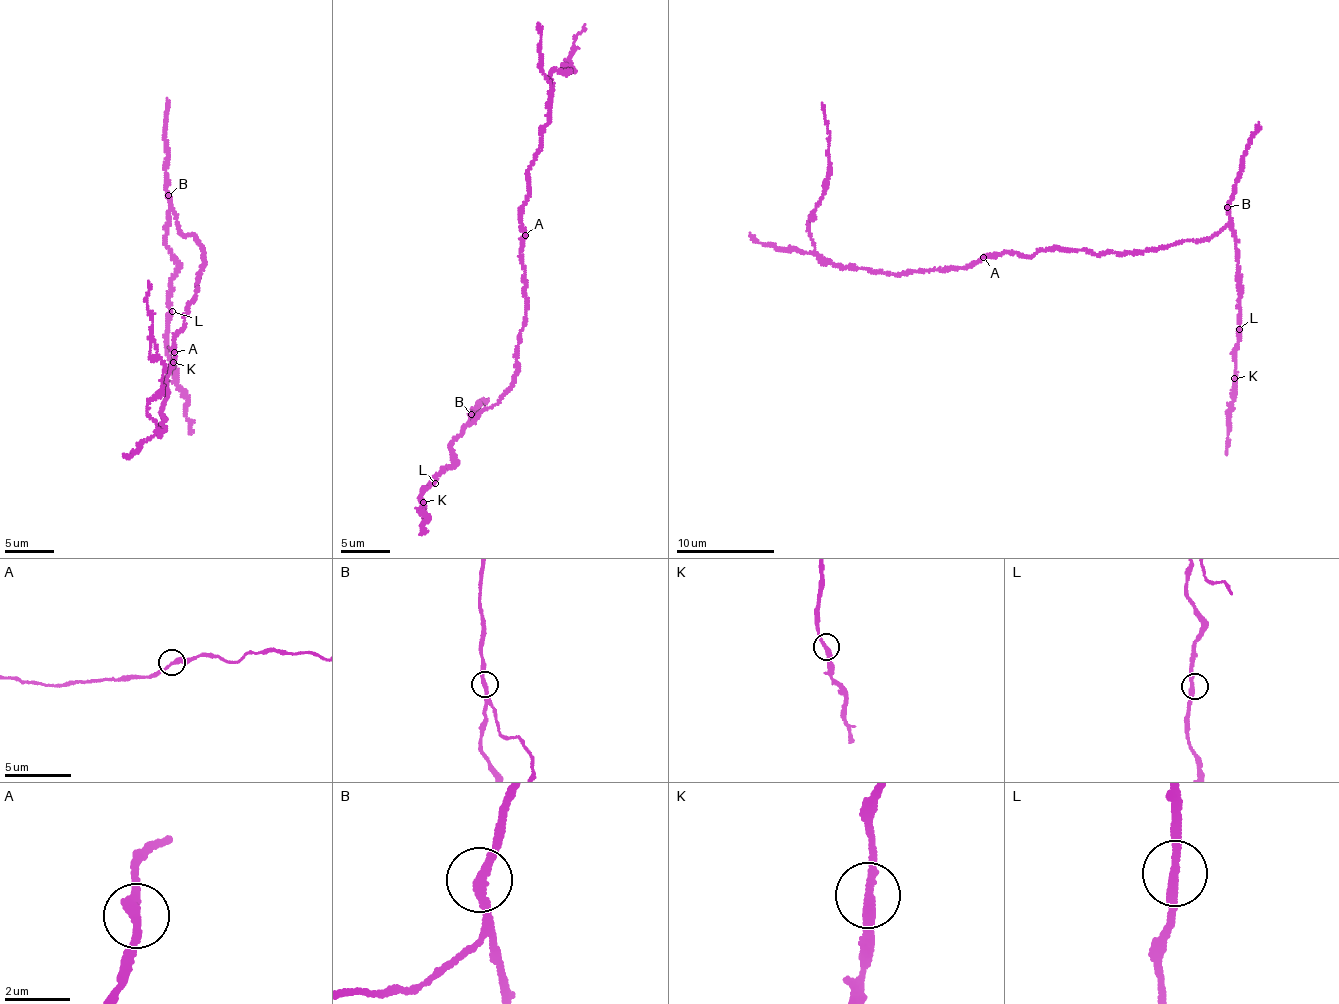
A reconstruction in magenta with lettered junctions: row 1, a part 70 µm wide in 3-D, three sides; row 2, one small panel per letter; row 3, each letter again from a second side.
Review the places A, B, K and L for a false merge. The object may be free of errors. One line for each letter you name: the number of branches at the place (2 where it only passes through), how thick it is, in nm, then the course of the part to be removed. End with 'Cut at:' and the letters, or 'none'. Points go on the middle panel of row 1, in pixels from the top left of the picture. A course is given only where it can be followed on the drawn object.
Cut at: none

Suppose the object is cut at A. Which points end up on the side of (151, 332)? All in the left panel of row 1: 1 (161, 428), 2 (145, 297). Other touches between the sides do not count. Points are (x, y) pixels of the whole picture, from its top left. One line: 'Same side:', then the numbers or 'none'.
Same side: 1, 2

